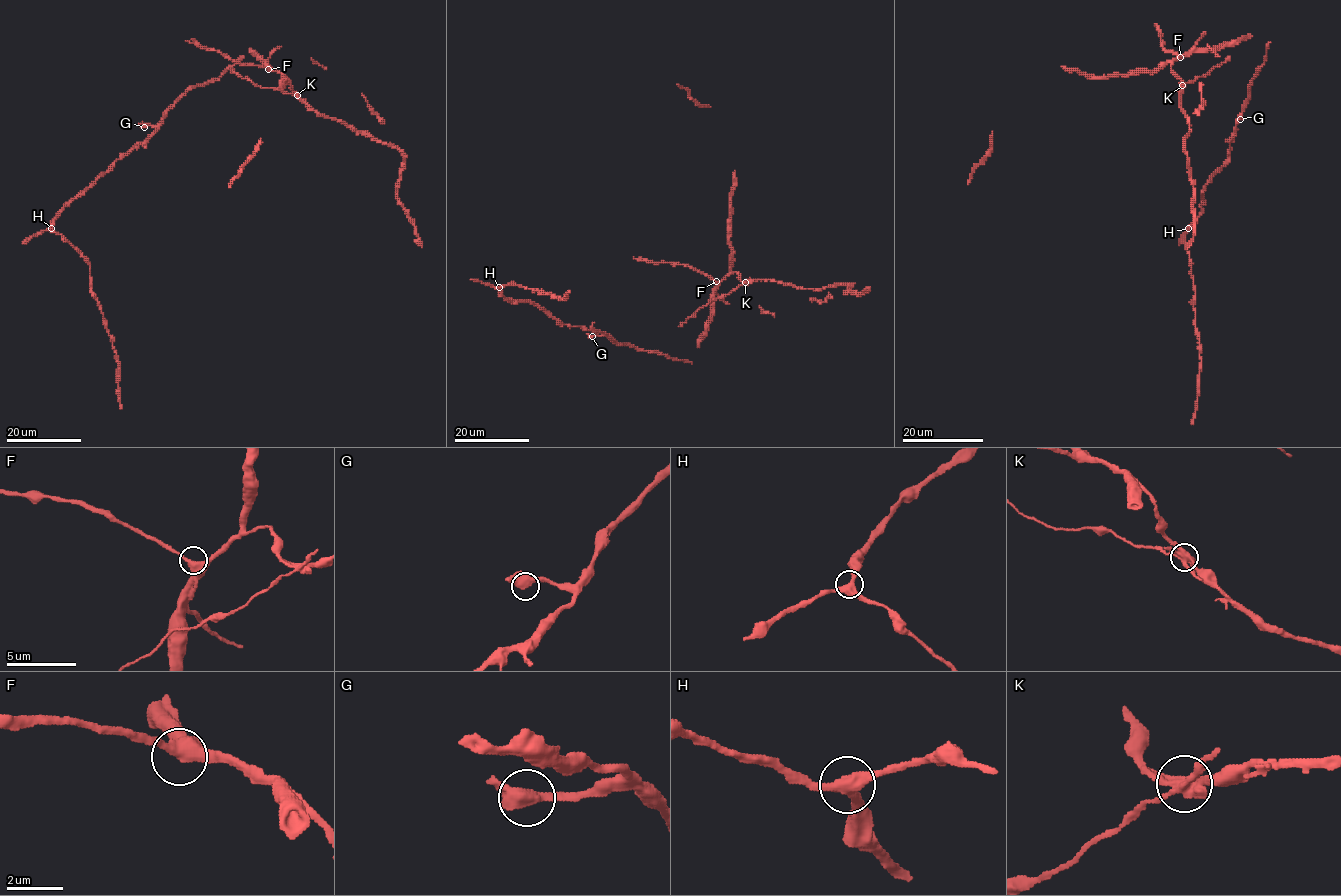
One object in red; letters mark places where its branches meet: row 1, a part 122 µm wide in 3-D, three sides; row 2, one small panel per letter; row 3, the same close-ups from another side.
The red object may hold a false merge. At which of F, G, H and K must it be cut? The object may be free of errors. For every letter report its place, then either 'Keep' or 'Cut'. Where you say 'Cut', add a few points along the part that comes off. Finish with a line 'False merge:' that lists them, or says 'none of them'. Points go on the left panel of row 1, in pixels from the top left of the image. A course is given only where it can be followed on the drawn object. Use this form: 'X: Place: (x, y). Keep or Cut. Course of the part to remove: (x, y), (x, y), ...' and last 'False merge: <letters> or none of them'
F: Place: (268, 69). Keep
G: Place: (144, 127). Keep
H: Place: (51, 228). Keep
K: Place: (297, 95). Cut. Course of the part to remove: (298, 96), (255, 85), (230, 72)
False merge: K

